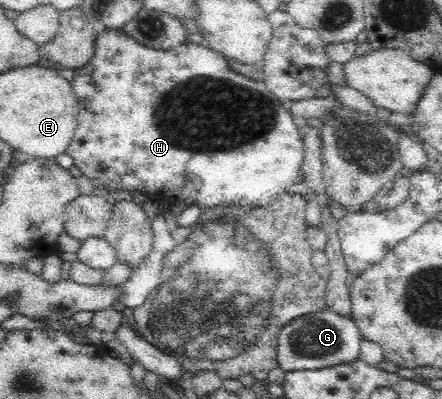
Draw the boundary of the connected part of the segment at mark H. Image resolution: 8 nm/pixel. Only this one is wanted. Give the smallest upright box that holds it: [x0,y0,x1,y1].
[66,29,305,209]

